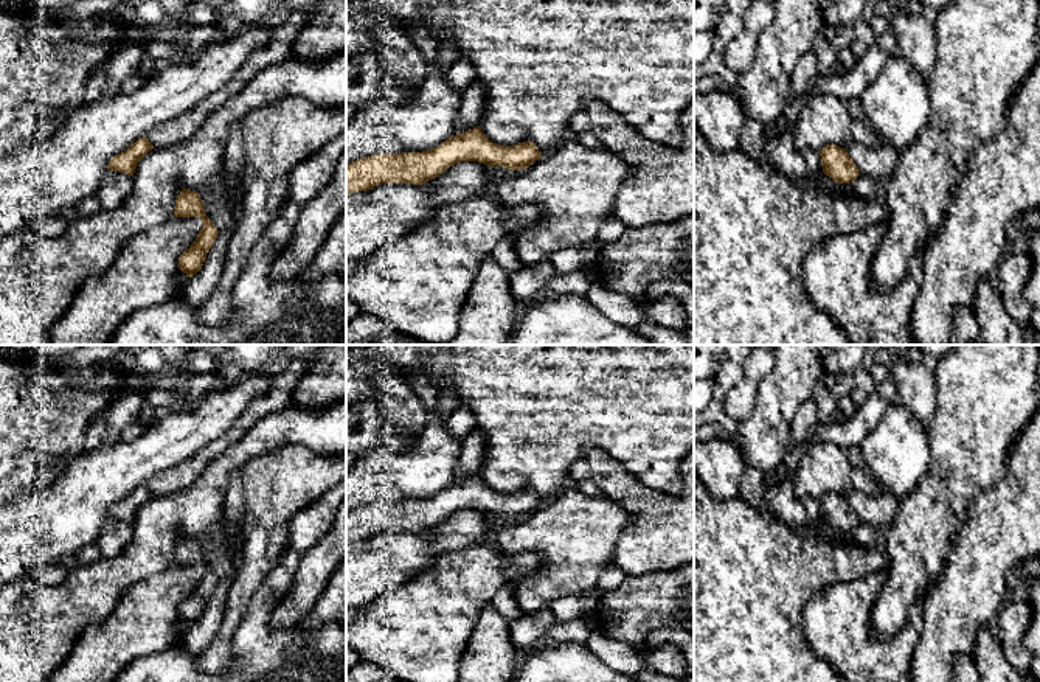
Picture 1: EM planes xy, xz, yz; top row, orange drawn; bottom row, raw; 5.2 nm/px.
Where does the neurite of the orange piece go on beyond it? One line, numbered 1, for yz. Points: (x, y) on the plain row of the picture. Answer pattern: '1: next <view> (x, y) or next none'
1: next none

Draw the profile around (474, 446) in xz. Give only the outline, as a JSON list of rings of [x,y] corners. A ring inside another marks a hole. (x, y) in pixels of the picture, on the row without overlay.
[[[473,429],[461,440],[461,455],[455,468],[453,483],[463,482],[480,474],[486,454],[486,438]]]

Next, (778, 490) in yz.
[[[782,463],[764,475],[764,499],[773,514],[793,528],[813,527],[823,520],[818,500],[795,497],[793,482],[784,475]]]

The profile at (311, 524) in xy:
[[[346,480],[323,492],[289,522],[289,559],[295,561],[324,538],[340,505],[346,500]]]

